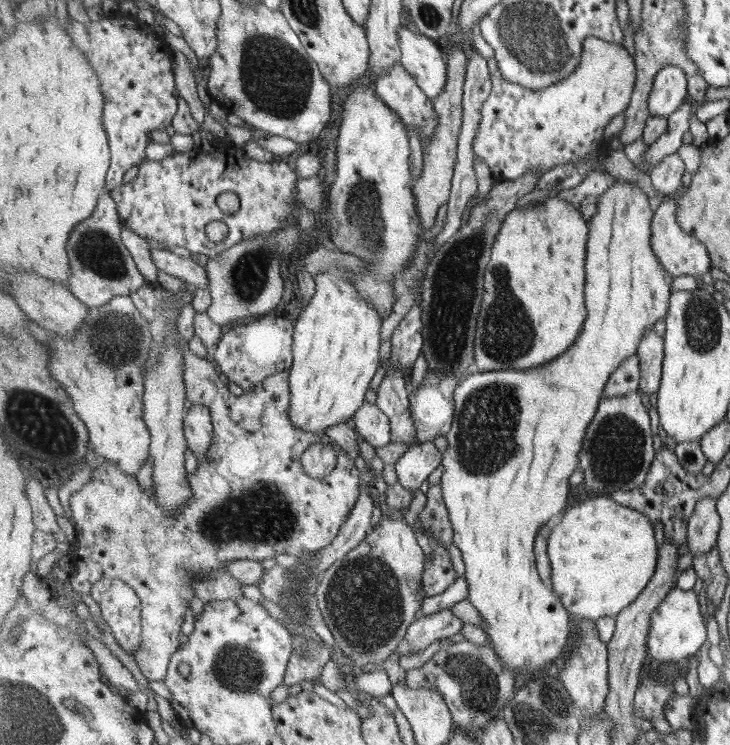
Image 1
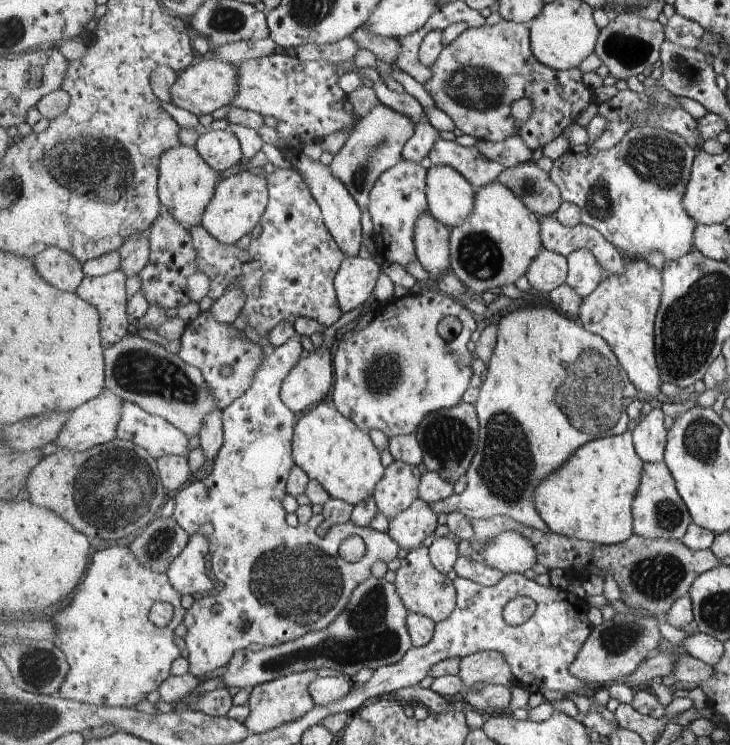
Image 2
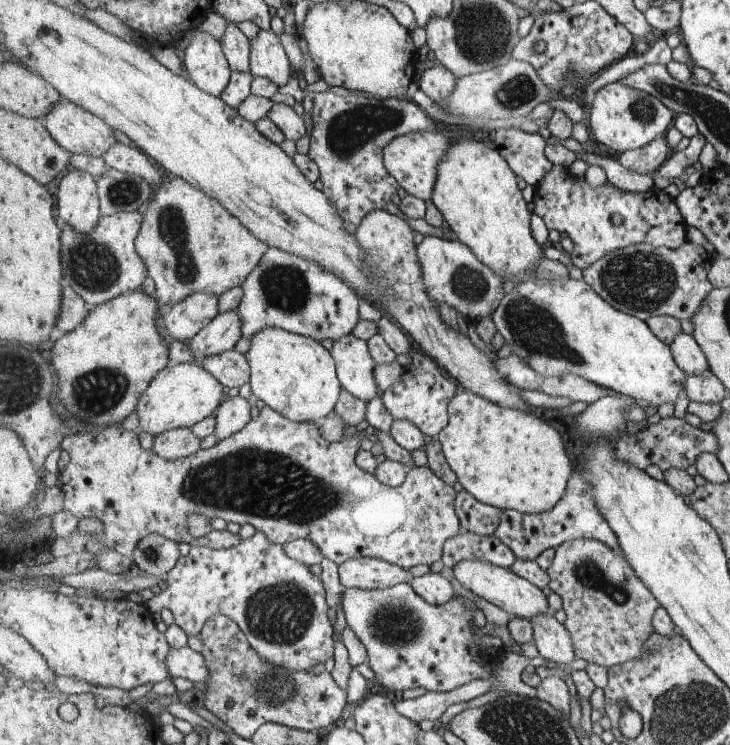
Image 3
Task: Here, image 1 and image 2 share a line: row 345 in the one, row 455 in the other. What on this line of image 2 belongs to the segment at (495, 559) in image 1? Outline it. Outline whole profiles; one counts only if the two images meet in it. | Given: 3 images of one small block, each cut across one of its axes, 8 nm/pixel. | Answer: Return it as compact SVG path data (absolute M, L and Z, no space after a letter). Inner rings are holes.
M633 432L585 444L536 491L536 505L553 533L590 543L617 545L634 536L634 501L646 463L636 452Z

